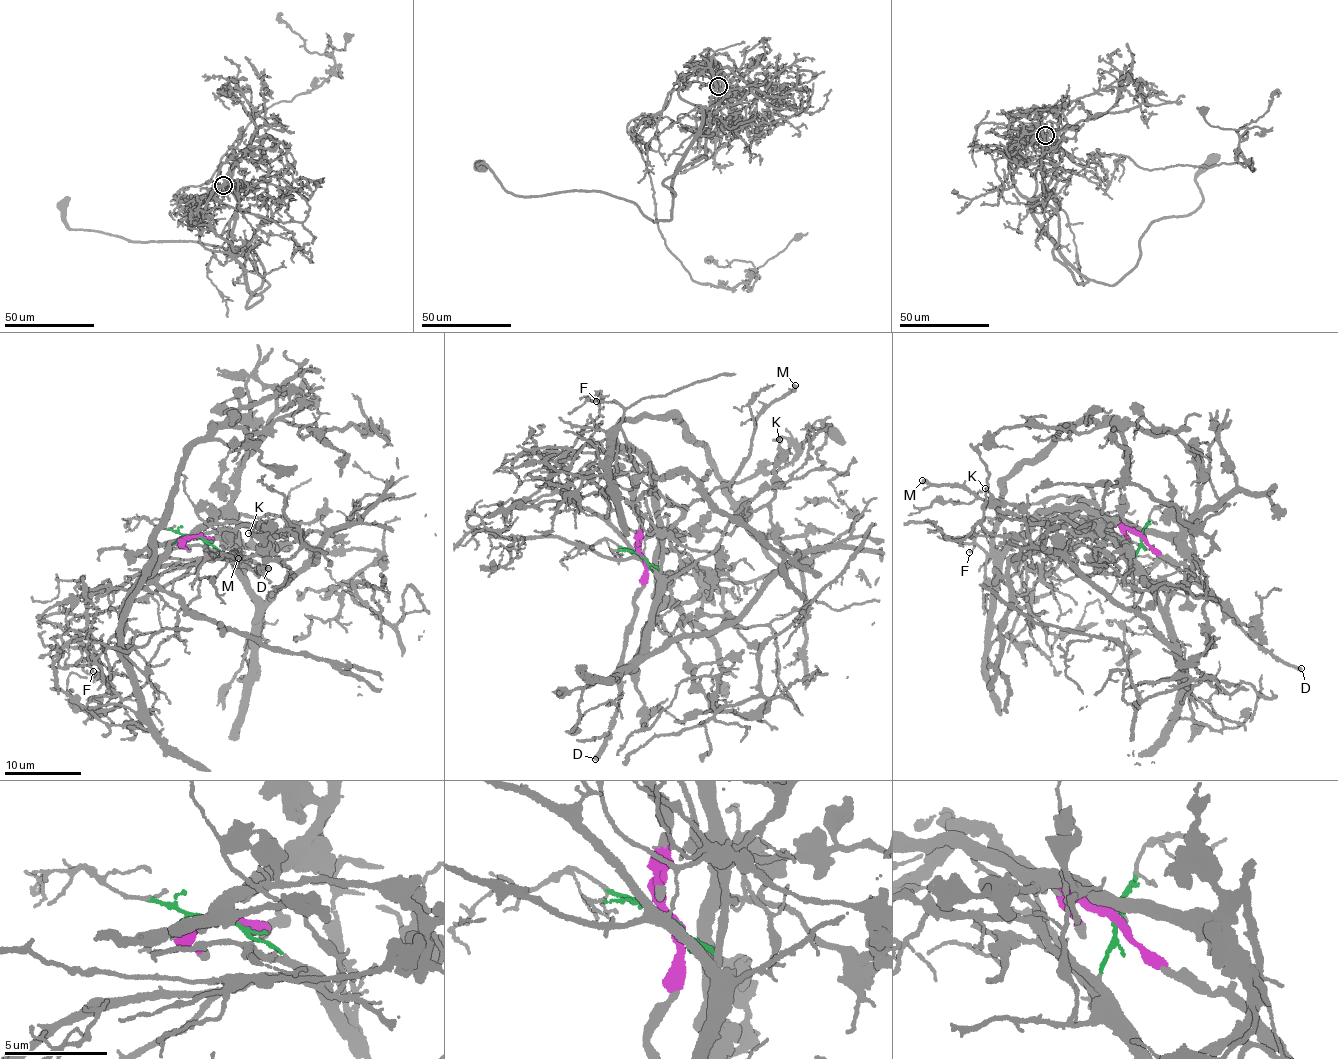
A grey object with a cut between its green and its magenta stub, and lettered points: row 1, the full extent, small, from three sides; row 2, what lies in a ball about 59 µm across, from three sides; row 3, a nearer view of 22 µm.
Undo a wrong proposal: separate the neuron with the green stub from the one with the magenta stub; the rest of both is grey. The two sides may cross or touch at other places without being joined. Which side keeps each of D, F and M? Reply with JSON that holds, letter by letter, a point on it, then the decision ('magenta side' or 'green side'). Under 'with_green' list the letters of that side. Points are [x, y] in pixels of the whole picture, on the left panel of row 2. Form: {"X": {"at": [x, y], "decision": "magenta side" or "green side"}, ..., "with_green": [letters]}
{"D": {"at": [268, 568], "decision": "magenta side"}, "F": {"at": [93, 671], "decision": "green side"}, "M": {"at": [238, 558], "decision": "green side"}, "with_green": ["F", "M"]}

